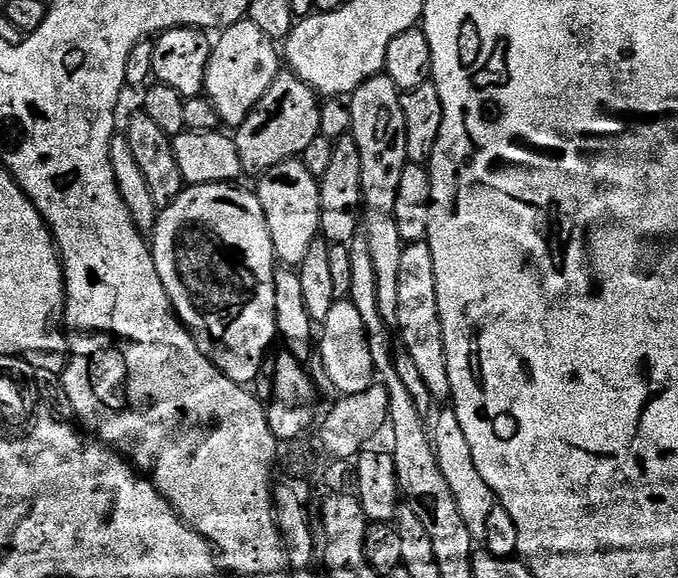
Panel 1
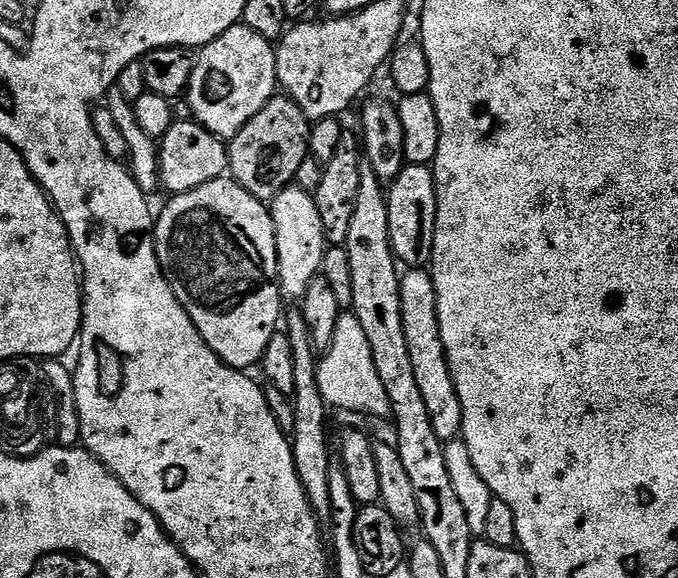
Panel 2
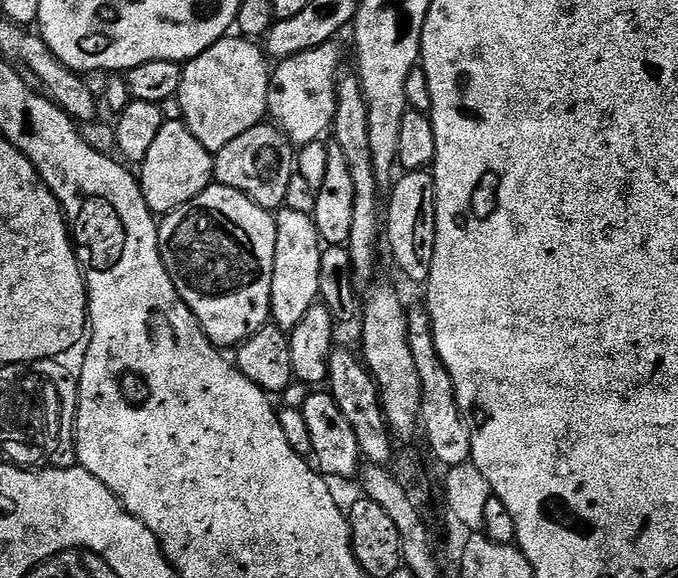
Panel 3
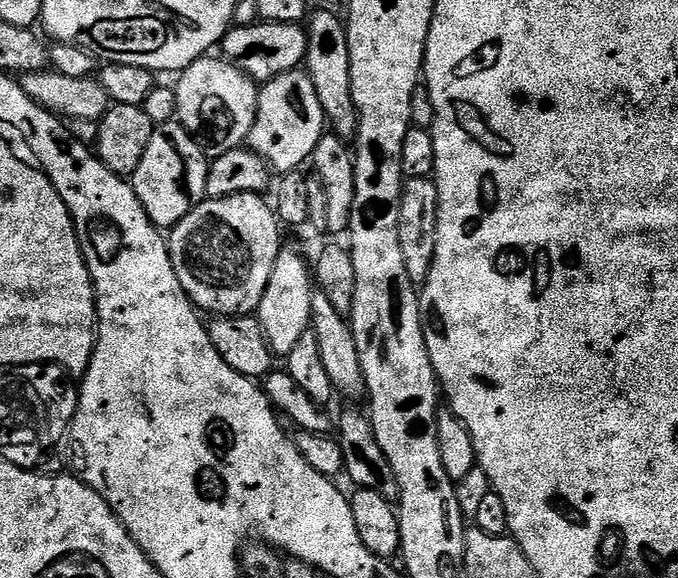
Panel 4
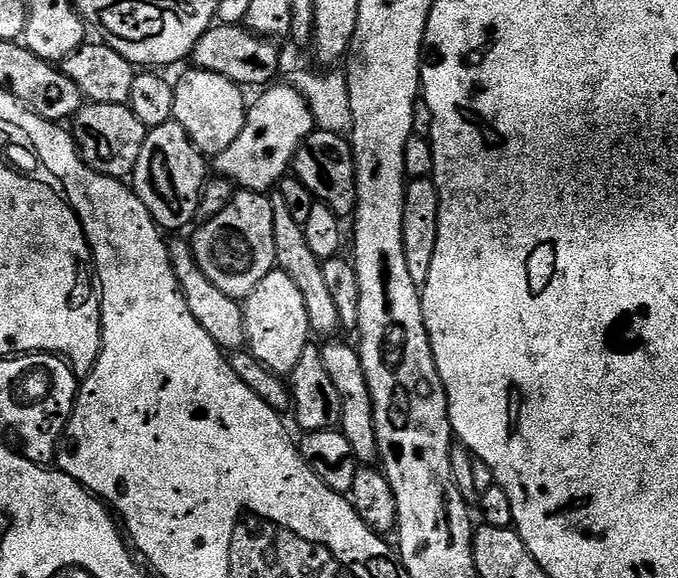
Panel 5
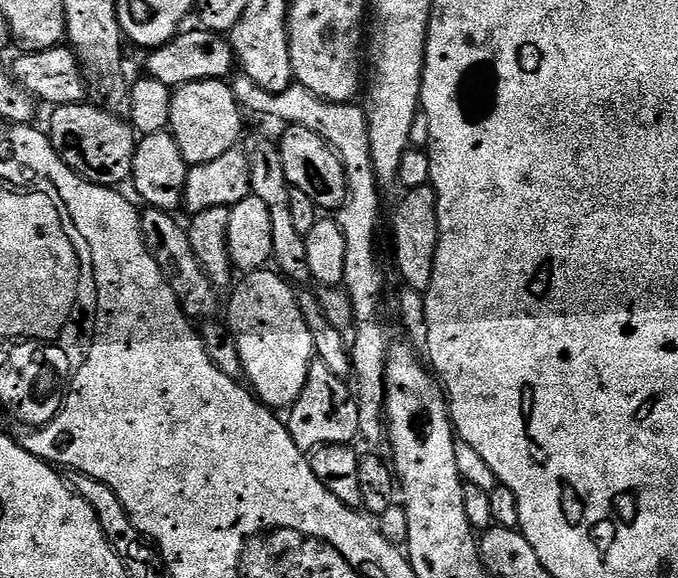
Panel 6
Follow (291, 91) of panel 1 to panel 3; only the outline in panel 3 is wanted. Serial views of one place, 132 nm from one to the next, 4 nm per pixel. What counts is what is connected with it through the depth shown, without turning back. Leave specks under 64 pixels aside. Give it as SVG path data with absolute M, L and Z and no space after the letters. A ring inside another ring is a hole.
M272 122L255 124L246 134L238 134L234 142L226 142L214 156L215 183L225 184L246 194L258 206L269 210L285 207L286 186L297 171L297 149Z

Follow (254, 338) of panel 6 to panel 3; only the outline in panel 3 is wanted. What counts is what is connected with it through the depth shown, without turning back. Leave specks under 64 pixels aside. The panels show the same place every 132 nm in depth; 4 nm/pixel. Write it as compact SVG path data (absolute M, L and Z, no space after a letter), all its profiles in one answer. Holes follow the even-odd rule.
M287 206L275 213L276 249L274 250L274 282L272 283L271 319L285 330L291 330L306 318L306 310L317 303L320 295L322 241L312 216L298 214Z

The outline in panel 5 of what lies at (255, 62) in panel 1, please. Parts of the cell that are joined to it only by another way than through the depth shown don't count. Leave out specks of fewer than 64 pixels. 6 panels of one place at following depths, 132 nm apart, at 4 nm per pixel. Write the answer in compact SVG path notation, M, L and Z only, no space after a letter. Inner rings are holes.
M191 70L174 87L174 118L186 130L192 144L204 153L205 157L214 158L226 150L242 134L246 115L246 100L241 85L222 78L222 74Z

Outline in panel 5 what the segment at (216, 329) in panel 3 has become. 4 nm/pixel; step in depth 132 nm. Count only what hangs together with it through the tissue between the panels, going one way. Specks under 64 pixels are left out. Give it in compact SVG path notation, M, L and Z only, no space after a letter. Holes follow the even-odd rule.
M243 190L235 193L226 206L217 216L209 216L203 221L204 225L196 232L196 237L191 237L192 253L198 262L200 272L210 282L222 290L222 294L243 301L276 268L276 251L274 250L274 210L272 200L267 195L258 192L246 192Z

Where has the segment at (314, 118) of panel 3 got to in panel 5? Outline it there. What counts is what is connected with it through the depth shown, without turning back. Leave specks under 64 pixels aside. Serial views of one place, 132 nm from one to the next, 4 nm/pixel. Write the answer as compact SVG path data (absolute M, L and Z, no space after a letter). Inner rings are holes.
M287 83L279 84L265 87L253 104L251 101L242 134L238 134L222 154L214 157L214 164L220 171L217 173L232 181L237 189L261 194L267 193L267 188L275 189L293 167L300 143L314 130L312 111L302 94Z

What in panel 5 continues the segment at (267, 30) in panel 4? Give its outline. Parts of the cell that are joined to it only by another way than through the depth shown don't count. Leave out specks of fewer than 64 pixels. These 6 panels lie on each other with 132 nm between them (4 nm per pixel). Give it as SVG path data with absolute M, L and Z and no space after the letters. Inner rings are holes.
M220 24L202 34L202 38L194 46L190 60L191 63L196 63L193 65L199 71L222 74L222 78L241 86L247 84L268 86L277 79L276 71L280 68L280 52L272 44L275 43L271 39L258 36L255 32L248 31L247 27Z

